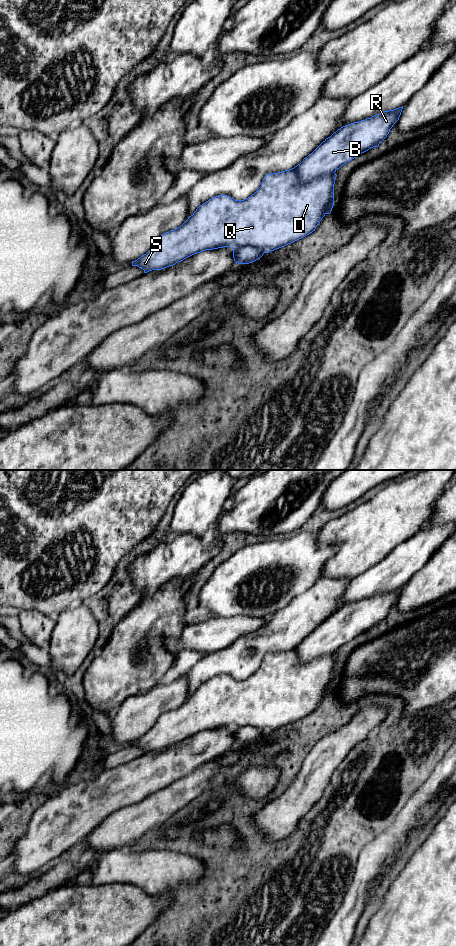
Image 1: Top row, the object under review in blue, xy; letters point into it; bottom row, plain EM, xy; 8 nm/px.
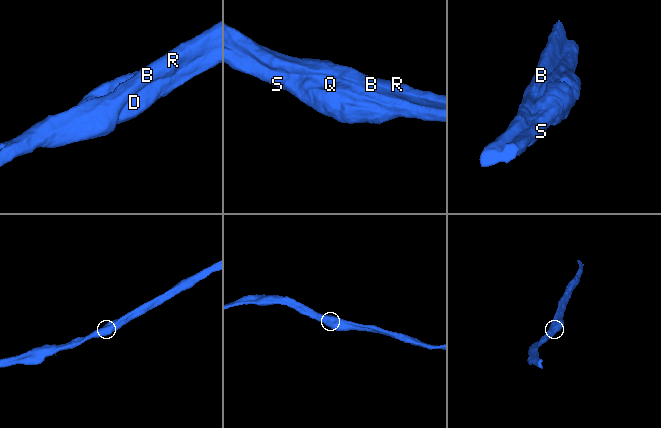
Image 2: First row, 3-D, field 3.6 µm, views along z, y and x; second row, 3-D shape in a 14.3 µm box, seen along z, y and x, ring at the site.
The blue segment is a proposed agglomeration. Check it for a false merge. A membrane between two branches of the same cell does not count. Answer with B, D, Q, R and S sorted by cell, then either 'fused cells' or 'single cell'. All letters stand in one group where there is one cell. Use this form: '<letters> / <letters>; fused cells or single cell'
B D Q R S; single cell

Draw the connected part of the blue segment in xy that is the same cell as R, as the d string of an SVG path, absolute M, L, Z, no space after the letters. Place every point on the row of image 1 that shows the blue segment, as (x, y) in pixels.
M403 106L394 110L382 111L371 118L341 127L294 168L266 174L257 191L244 200L235 200L227 195L218 195L209 199L200 205L180 227L162 234L152 249L132 261L132 266L138 266L144 270L144 273L147 273L173 266L202 251L223 247L233 249L233 258L237 265L249 264L260 259L264 253L269 253L309 235L315 231L322 218L332 211L336 170L370 148L378 147L399 120L402 109Z

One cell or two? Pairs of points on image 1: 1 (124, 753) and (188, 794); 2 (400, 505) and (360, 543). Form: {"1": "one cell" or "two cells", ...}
{"1": "two cells", "2": "one cell"}

